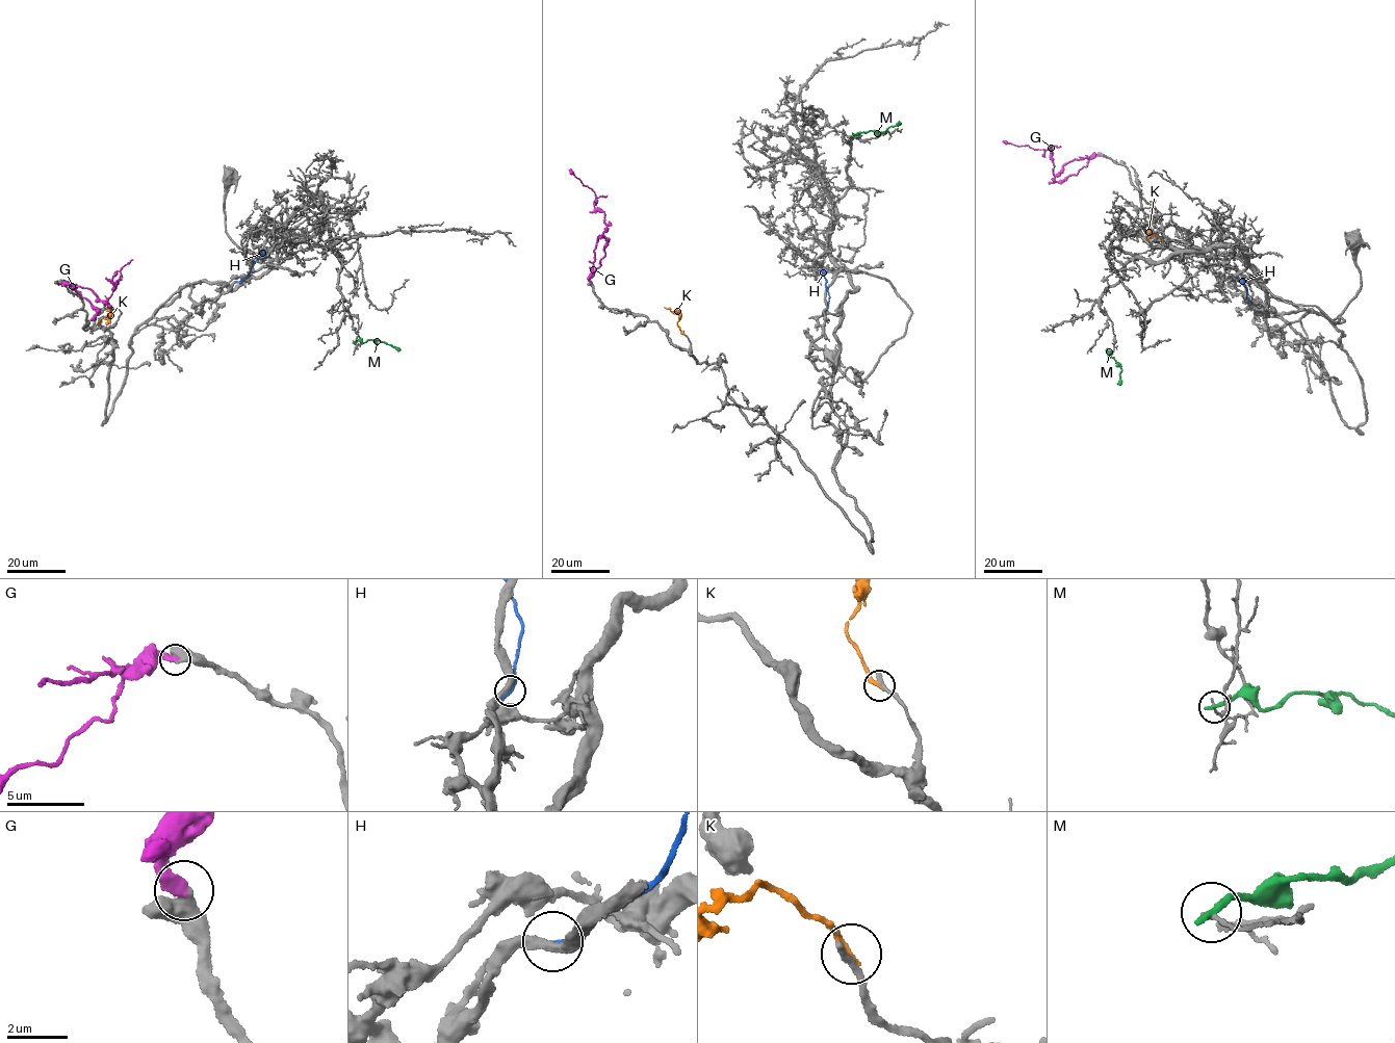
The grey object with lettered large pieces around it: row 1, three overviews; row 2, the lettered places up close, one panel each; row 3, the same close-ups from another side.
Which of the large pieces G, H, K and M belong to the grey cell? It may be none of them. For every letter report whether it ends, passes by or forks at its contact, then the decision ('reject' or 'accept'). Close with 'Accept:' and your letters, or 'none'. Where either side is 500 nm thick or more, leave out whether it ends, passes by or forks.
G: it ends | accept
H: it ends | reject
K: it ends | reject
M: it ends | reject
Accept: G

